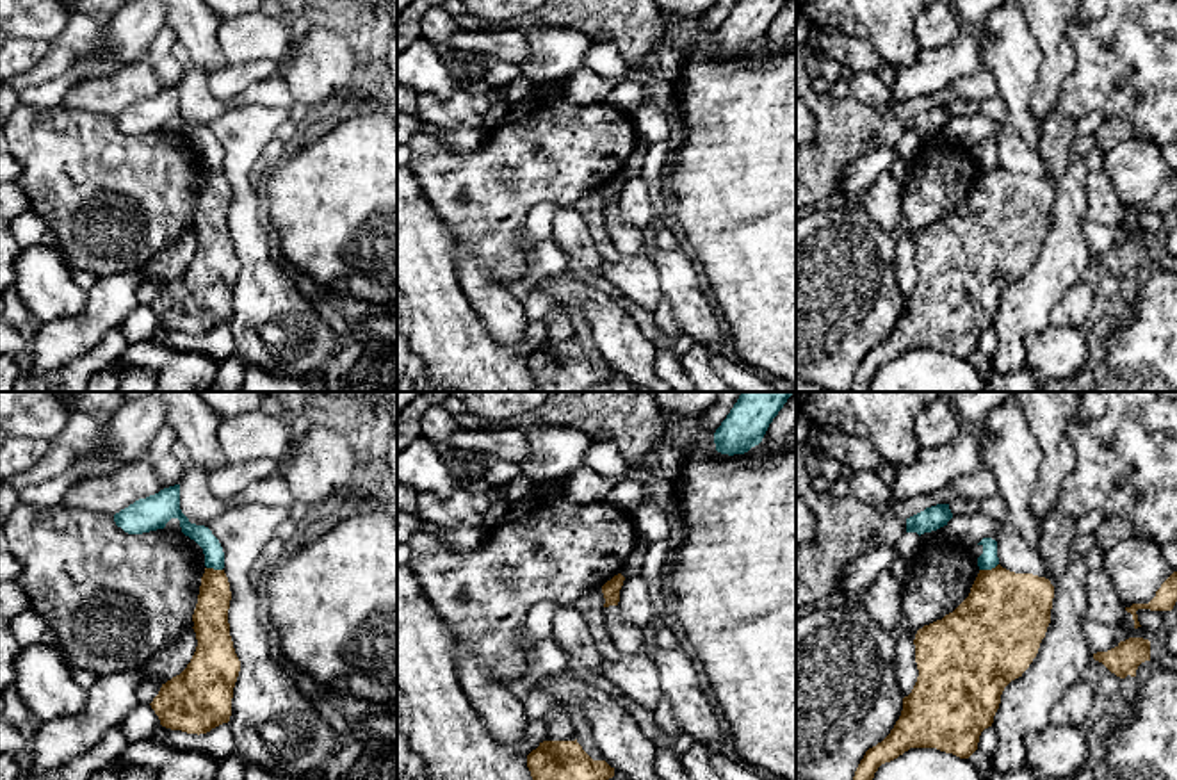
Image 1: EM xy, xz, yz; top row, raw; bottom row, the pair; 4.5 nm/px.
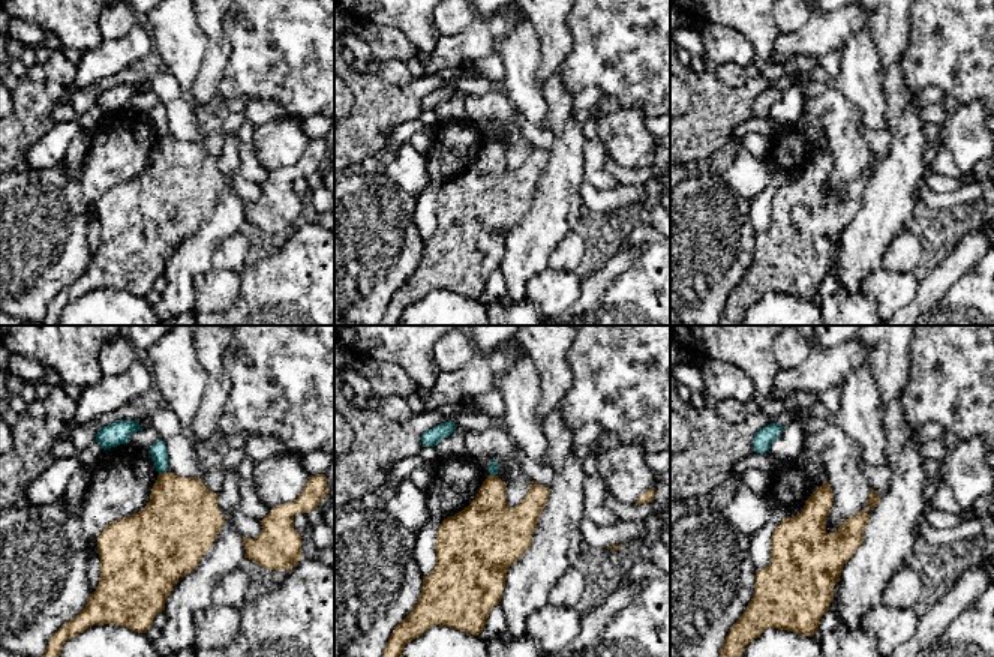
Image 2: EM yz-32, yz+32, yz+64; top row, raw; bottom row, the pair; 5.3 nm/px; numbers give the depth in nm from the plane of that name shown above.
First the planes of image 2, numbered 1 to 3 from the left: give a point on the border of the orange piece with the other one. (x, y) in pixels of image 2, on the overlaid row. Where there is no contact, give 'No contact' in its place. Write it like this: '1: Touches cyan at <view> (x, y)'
1: Touches cyan at yz-32 (162, 471)
2: Touches cyan at yz+32 (494, 474)
3: No contact

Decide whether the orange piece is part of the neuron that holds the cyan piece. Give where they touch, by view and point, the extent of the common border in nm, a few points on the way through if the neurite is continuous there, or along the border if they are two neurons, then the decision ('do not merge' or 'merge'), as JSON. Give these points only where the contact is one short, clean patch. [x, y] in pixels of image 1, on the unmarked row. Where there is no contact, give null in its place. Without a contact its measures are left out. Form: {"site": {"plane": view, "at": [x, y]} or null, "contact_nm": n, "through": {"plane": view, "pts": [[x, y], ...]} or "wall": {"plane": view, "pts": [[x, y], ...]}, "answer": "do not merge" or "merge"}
{"site": {"plane": "yz", "at": [989, 170]}, "contact_nm": 90, "wall": {"plane": "yz", "pts": [[998, 164], [980, 171]]}, "answer": "do not merge"}

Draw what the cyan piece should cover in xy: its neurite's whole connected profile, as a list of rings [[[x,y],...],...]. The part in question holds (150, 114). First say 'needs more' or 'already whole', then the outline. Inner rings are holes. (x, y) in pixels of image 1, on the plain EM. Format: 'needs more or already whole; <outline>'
already whole; [[[180,85],[164,89],[146,100],[139,100],[114,116],[116,126],[128,135],[142,135],[164,130],[171,119],[178,119],[182,134],[203,150],[207,169],[224,169],[224,153],[219,141],[208,128],[191,125],[189,119],[182,114]]]

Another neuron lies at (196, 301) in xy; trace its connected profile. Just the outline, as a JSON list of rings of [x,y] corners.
[[[205,169],[192,215],[196,253],[187,269],[162,285],[150,305],[162,328],[199,337],[230,322],[240,272],[230,237],[230,201],[224,171]]]

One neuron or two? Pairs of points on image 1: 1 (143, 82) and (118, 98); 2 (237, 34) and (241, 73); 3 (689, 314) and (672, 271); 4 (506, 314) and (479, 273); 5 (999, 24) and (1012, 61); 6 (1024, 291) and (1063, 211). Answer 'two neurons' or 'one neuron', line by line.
1: one neuron
2: two neurons
3: one neuron
4: one neuron
5: one neuron
6: one neuron

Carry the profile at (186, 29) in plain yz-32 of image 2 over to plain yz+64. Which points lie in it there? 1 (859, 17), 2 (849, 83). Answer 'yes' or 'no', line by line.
1: no
2: yes

